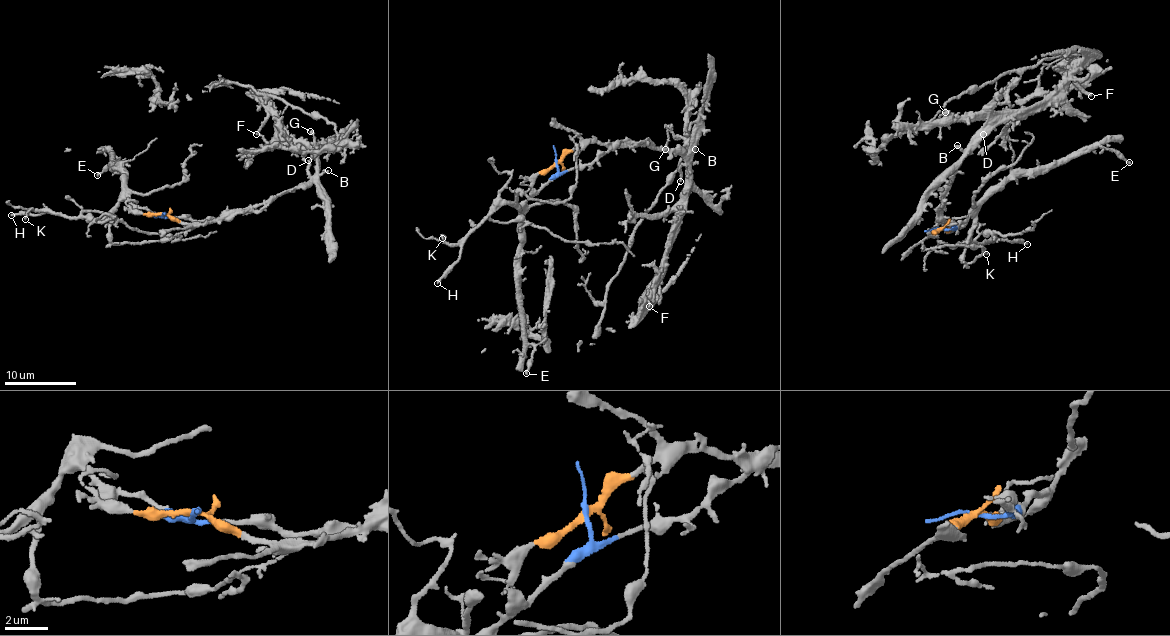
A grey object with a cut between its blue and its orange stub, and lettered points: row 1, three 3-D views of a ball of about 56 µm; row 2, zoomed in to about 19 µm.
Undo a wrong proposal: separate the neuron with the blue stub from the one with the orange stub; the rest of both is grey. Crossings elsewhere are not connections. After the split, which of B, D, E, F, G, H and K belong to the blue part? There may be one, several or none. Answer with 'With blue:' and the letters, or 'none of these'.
With blue: E, H, K

